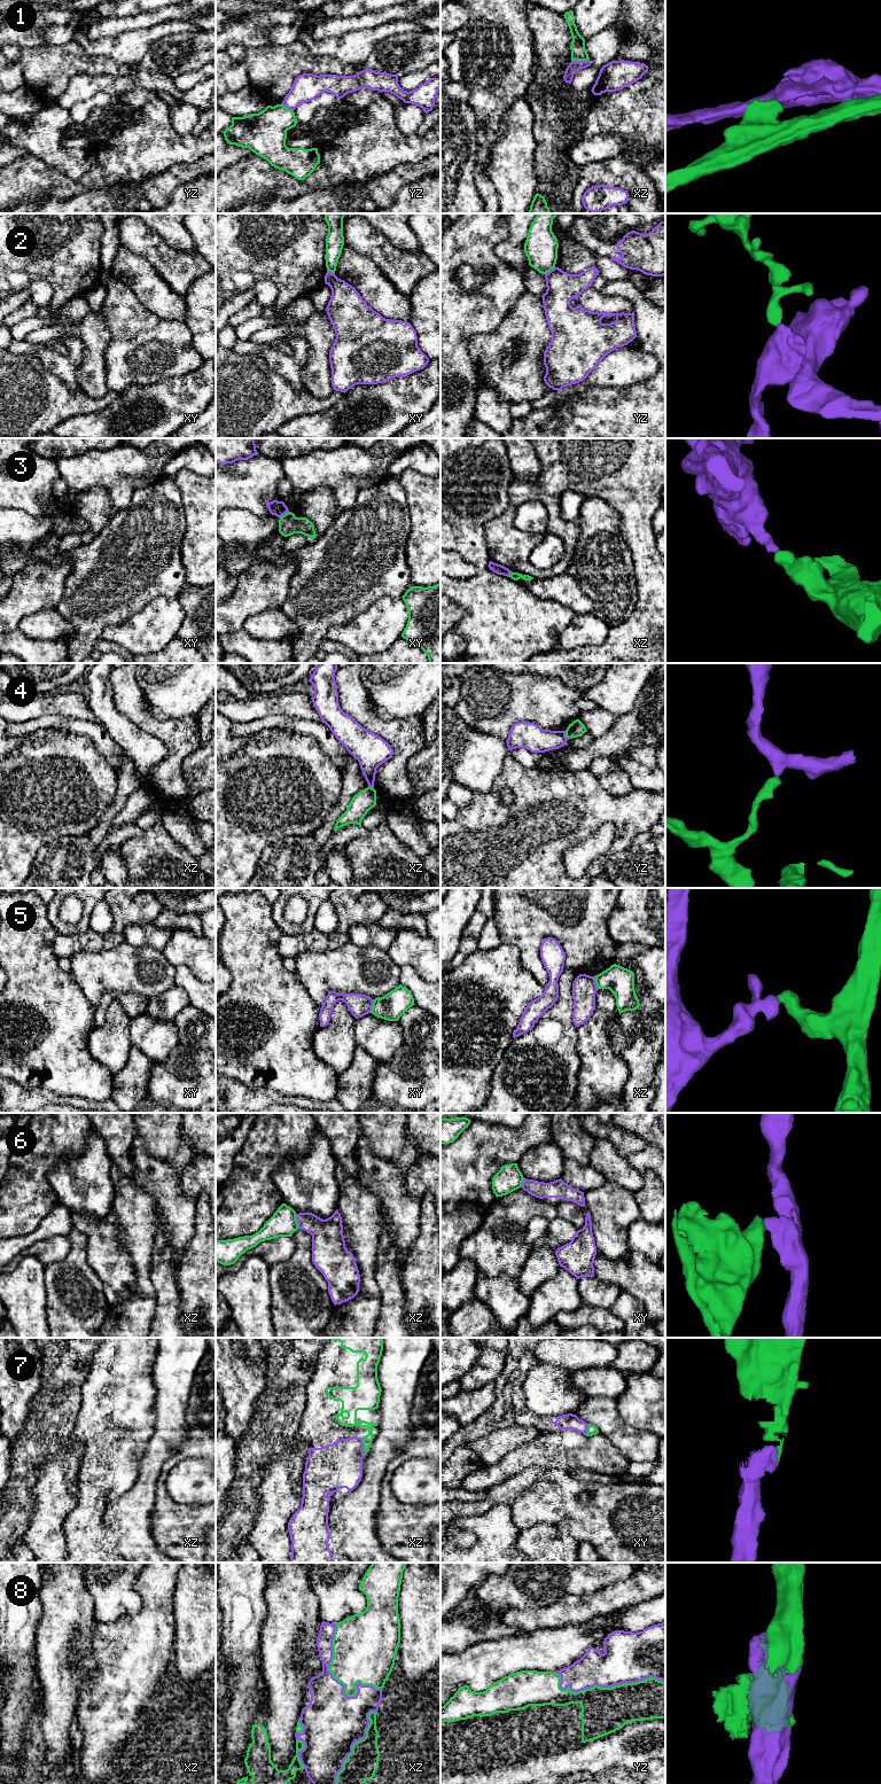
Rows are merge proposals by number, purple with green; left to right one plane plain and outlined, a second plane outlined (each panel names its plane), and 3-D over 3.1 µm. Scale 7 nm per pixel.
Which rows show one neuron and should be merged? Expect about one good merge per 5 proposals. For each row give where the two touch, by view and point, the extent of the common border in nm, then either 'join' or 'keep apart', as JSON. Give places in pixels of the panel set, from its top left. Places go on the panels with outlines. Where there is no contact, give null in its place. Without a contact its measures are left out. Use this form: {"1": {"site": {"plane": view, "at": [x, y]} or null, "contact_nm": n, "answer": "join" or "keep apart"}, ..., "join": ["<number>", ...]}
{"1": {"site": {"plane": "xz", "at": [579, 61]}, "contact_nm": 130, "answer": "keep apart"}, "2": {"site": {"plane": "yz", "at": [551, 270]}, "contact_nm": 90, "answer": "keep apart"}, "3": {"site": {"plane": "xy", "at": [283, 514]}, "contact_nm": 90, "answer": "keep apart"}, "4": {"site": {"plane": "yz", "at": [564, 734]}, "contact_nm": 70, "answer": "keep apart"}, "5": {"site": {"plane": "xy", "at": [371, 1006]}, "contact_nm": 100, "answer": "keep apart"}, "6": {"site": {"plane": "xz", "at": [297, 1221]}, "contact_nm": 110, "answer": "keep apart"}, "7": {"site": {"plane": "xz", "at": [363, 1447]}, "contact_nm": 130, "answer": "join"}, "8": {"site": {"plane": "yz", "at": [605, 1687]}, "contact_nm": 750, "answer": "join"}, "join": ["7", "8"]}

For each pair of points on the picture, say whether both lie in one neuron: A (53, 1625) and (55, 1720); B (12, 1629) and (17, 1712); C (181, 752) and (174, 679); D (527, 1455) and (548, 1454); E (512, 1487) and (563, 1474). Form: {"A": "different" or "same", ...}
{"A": "same", "B": "same", "C": "different", "D": "same", "E": "same"}

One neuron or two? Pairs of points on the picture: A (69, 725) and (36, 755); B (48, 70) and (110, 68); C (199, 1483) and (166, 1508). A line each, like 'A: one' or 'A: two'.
A: two
B: one
C: two

